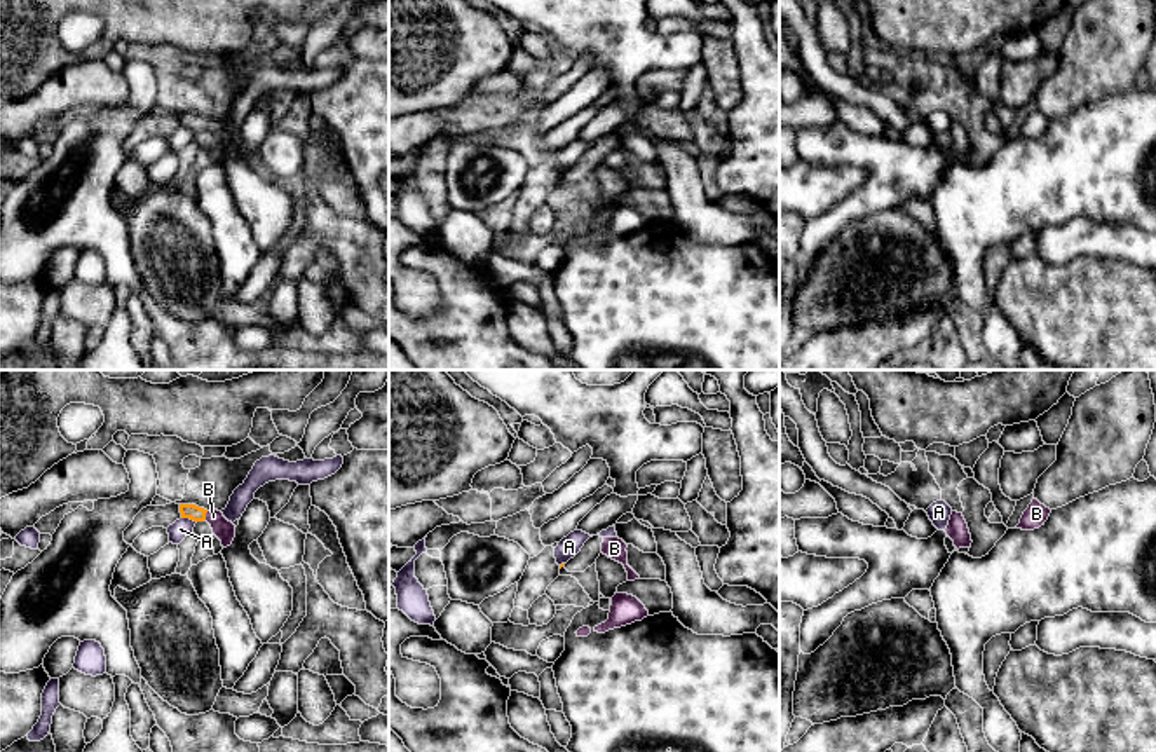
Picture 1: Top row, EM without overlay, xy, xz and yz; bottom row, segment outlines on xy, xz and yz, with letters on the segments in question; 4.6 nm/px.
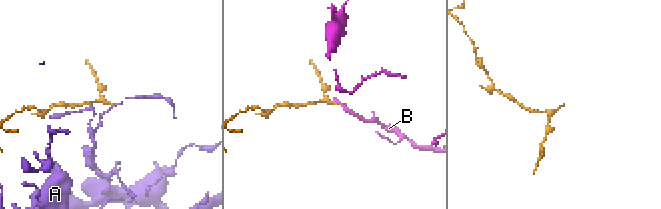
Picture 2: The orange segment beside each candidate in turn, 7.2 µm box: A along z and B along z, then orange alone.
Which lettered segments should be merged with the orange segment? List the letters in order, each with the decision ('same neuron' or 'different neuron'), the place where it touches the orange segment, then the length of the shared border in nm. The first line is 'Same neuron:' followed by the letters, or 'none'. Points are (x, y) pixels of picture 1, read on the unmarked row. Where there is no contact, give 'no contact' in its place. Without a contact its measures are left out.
Same neuron: B
A: different neuron; meets orange in xy at (189, 126); contact 80 nm long
B: same neuron; meets orange in xy at (204, 124); contact 40 nm long

